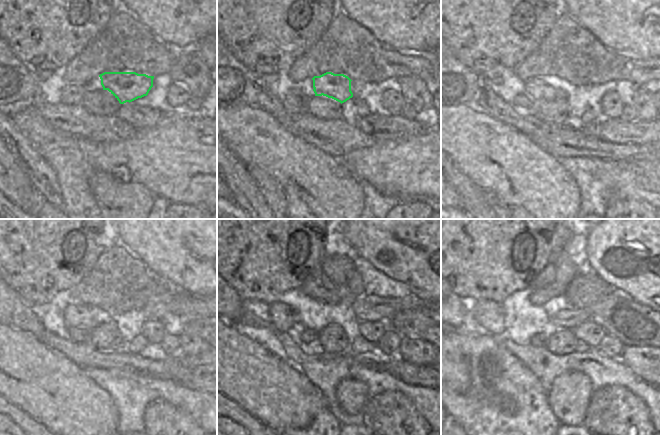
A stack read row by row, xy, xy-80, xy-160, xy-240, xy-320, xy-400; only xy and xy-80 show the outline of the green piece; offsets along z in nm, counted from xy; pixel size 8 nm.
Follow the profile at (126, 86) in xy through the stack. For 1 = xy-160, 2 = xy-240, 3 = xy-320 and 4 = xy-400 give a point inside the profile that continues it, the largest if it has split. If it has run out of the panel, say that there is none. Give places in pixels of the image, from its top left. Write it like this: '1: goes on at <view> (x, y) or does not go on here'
1: goes on at xy-160 (537, 88)
2: goes on at xy-240 (82, 315)
3: goes on at xy-320 (282, 316)
4: goes on at xy-400 (490, 315)

